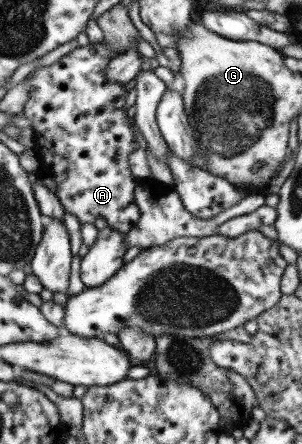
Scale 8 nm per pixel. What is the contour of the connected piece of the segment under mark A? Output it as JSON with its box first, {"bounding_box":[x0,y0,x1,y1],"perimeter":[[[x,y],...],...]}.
{"bounding_box":[21,41,141,233],"perimeter":[[[104,41],[97,43],[76,48],[52,65],[35,70],[29,78],[29,98],[21,116],[32,122],[31,129],[36,136],[34,147],[41,160],[42,174],[54,178],[57,188],[53,193],[65,212],[74,214],[81,224],[93,224],[96,218],[104,218],[112,230],[127,233],[137,225],[141,215],[134,199],[138,180],[128,165],[128,156],[138,149],[139,143],[124,108],[128,93],[126,83],[109,81],[105,73],[105,68],[116,54]]]}

